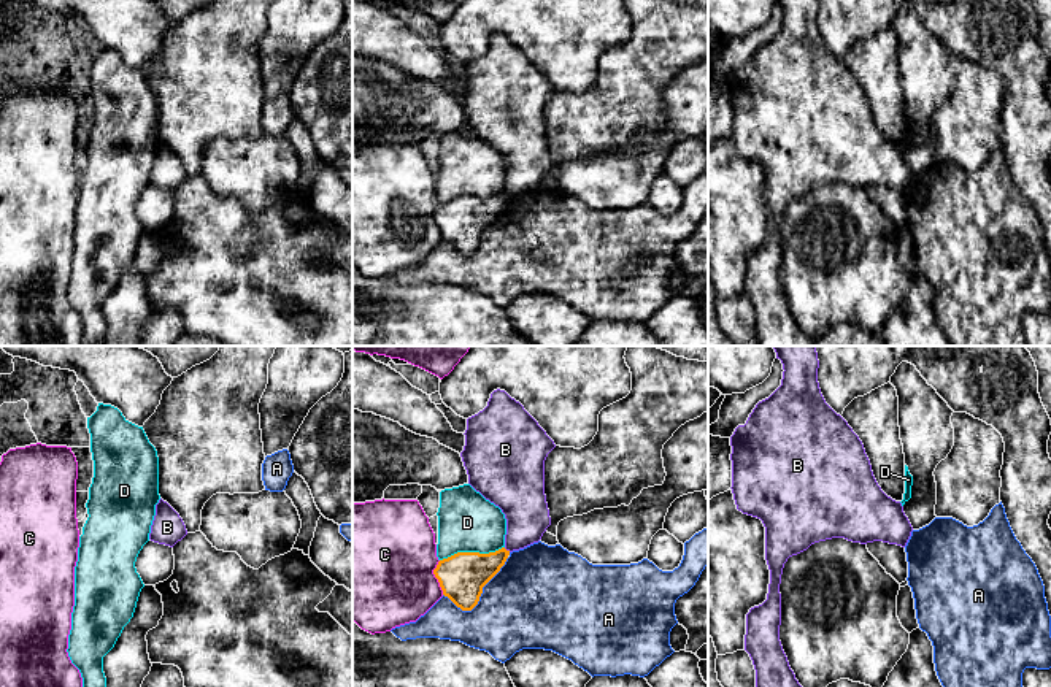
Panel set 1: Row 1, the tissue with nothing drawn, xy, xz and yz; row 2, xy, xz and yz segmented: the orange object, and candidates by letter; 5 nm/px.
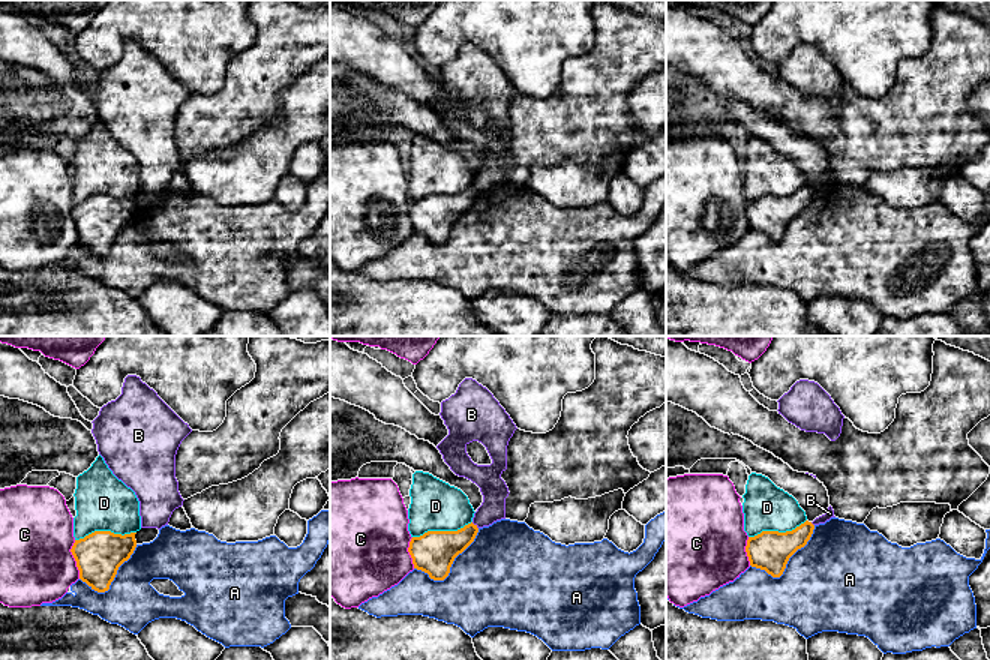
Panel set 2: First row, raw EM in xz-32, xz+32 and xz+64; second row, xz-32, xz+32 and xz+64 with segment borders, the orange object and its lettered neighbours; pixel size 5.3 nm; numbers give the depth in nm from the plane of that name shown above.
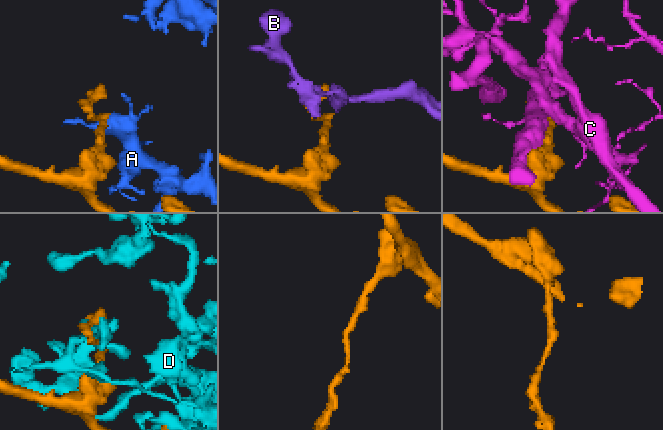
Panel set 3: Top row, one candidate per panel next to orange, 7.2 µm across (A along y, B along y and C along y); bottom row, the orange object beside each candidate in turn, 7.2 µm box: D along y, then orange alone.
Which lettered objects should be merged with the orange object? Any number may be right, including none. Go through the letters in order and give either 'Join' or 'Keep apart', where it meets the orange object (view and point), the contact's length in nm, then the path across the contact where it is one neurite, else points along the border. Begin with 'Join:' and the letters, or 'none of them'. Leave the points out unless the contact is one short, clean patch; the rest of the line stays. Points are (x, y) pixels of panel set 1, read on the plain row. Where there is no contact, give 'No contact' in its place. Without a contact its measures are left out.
Join: none of them
A: Keep apart. Touches orange at xz (480, 240). Shared border 380 nm
B: Keep apart. Touches orange at xz (505, 194). Shared border 40 nm. Boundary: xz (504, 192), (510, 195)
C: Keep apart. Touches orange at xz (435, 221). Shared border 180 nm
D: Keep apart. Touches orange at xz (472, 197). Shared border 340 nm

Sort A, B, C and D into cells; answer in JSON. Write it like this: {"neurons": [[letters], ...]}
{"neurons": [["A"], ["B"], ["C"], ["D"]]}

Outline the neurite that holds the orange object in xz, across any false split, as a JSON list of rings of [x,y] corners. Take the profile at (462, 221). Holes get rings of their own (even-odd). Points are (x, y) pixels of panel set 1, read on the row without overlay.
[[[505,192],[489,197],[457,197],[438,206],[433,214],[443,240],[462,255],[472,255],[483,238],[483,232],[505,209],[510,195]]]

